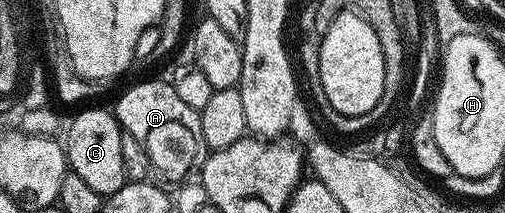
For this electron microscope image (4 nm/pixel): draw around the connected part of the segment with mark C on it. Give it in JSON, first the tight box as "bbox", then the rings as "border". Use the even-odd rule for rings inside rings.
{"bbox":[64,107,128,197],"border":[[[90,107],[82,111],[65,128],[64,150],[69,170],[84,185],[89,185],[96,193],[109,197],[124,186],[128,180],[124,173],[124,153],[122,141],[124,132],[113,110],[102,107]]]}

